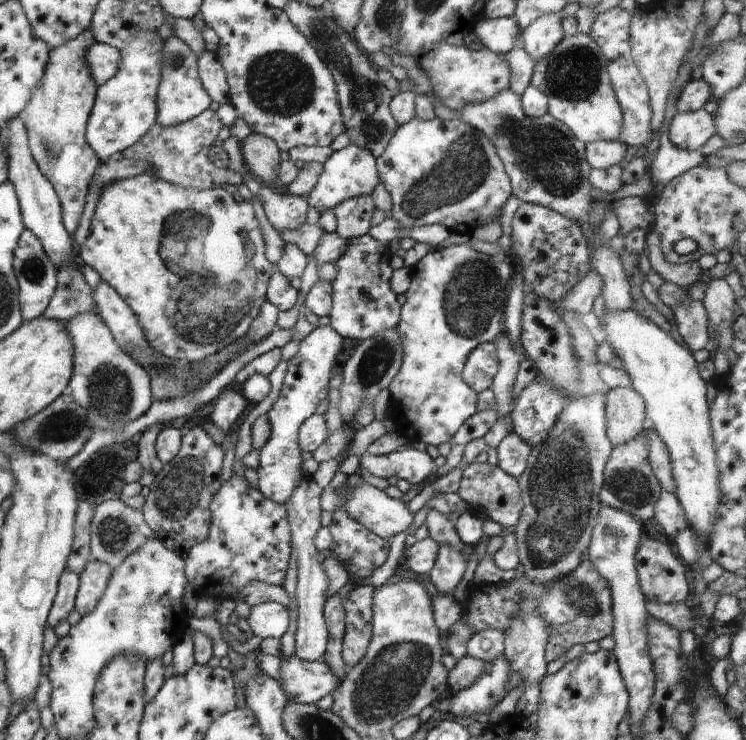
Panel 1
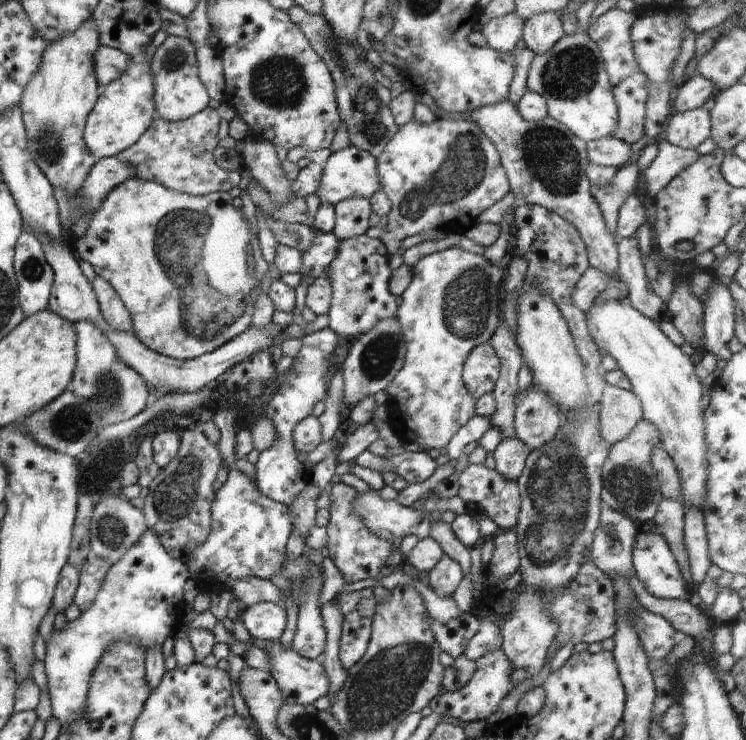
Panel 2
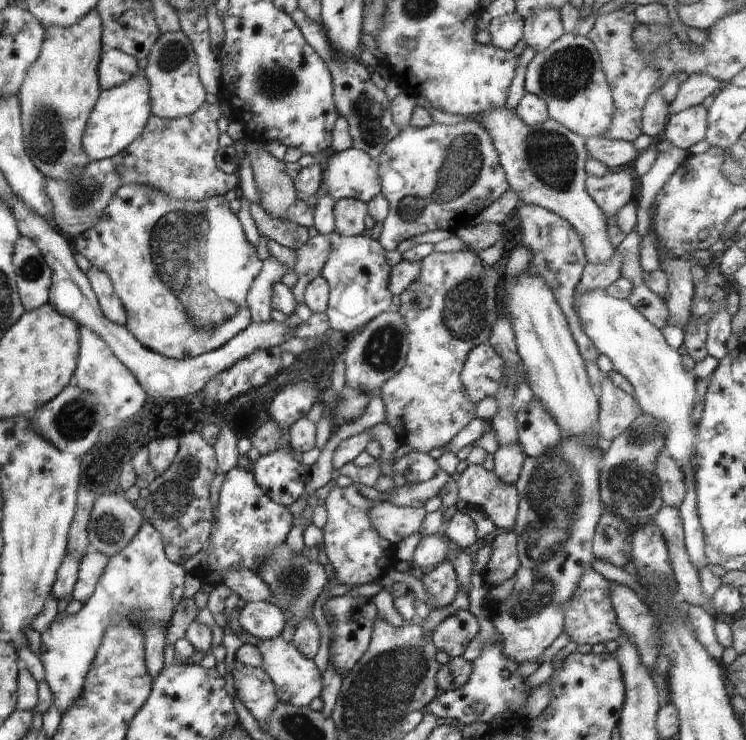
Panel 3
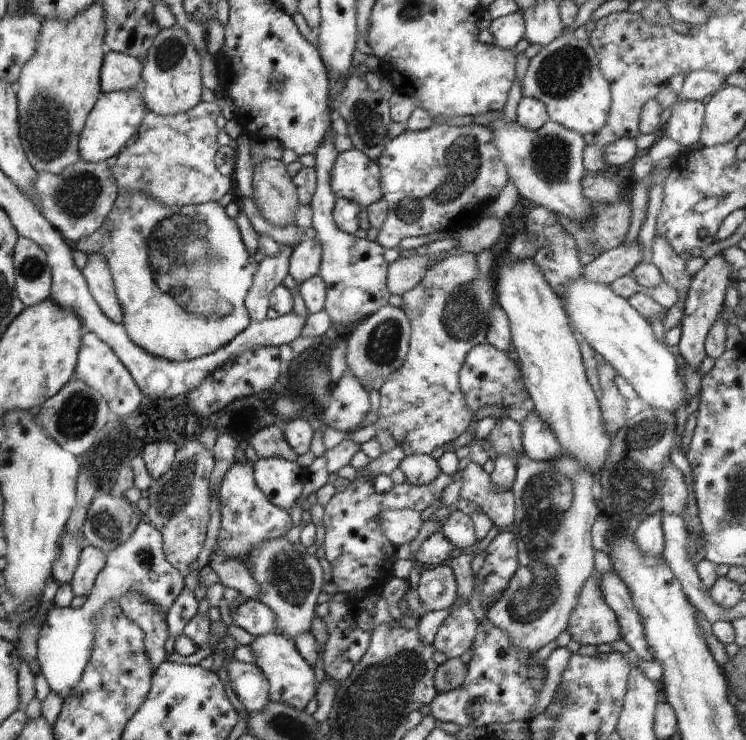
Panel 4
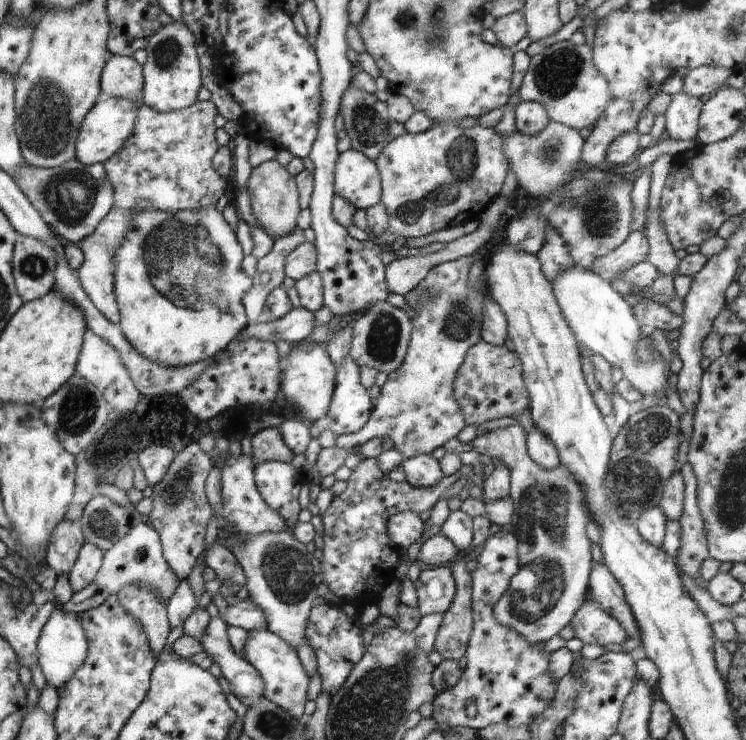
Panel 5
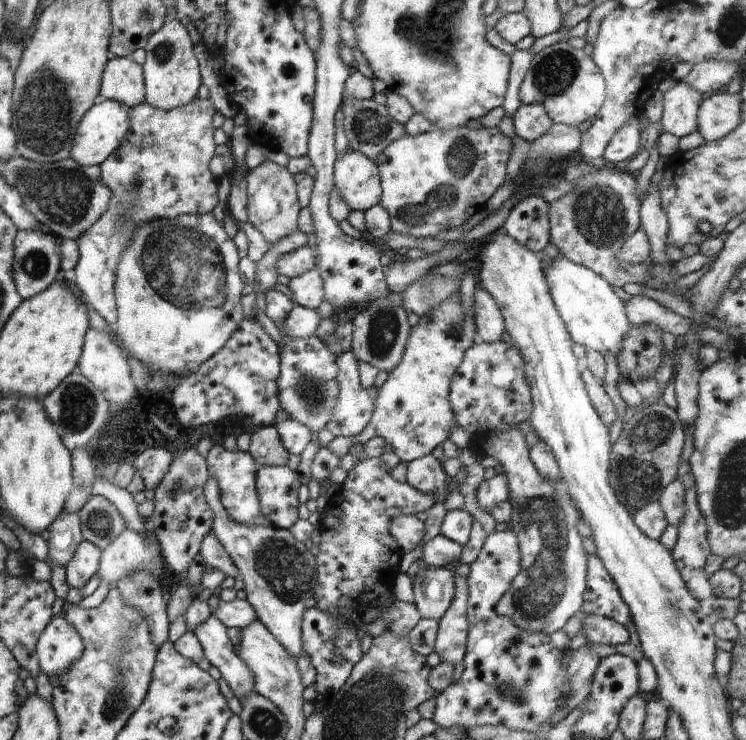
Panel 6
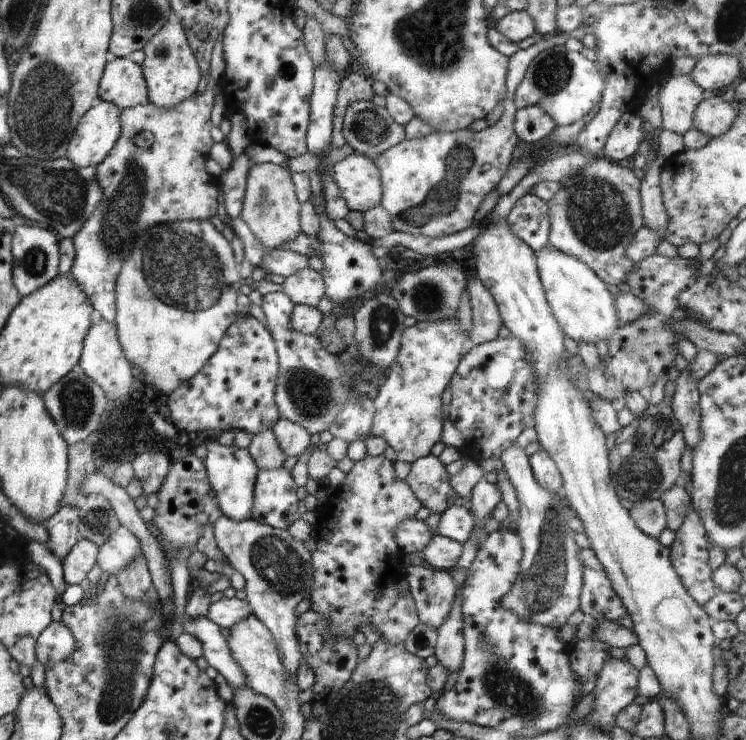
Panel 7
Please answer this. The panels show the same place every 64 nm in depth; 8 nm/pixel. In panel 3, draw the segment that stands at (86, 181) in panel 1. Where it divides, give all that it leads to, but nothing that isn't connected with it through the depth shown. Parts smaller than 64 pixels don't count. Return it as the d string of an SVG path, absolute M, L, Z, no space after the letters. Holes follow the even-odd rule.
M96 8L74 26L44 29L40 54L28 68L17 97L26 154L45 178L72 182L74 174L80 174L91 161L82 148L82 136L100 96L98 64L103 49L102 22Z

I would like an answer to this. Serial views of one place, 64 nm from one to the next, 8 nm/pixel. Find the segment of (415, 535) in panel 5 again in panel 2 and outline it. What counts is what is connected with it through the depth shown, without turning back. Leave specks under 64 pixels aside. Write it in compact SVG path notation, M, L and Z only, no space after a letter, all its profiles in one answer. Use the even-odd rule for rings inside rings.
M376 492L360 493L352 502L352 512L362 518L368 530L384 540L404 538L426 516L424 508L414 509L394 499L382 500Z

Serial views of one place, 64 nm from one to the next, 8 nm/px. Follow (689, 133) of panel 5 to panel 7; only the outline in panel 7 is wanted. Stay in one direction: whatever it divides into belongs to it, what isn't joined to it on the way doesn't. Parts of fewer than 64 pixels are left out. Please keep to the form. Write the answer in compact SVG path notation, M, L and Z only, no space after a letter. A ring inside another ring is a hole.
M690 74L668 75L661 81L658 96L663 120L661 129L684 135L693 128L694 112L702 99L704 99L703 90L698 84L692 82Z

